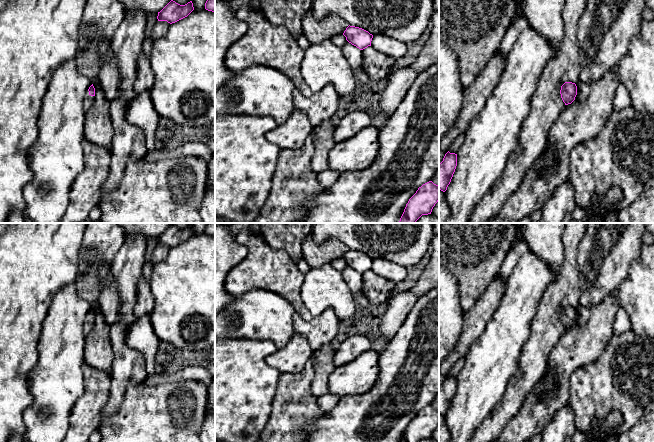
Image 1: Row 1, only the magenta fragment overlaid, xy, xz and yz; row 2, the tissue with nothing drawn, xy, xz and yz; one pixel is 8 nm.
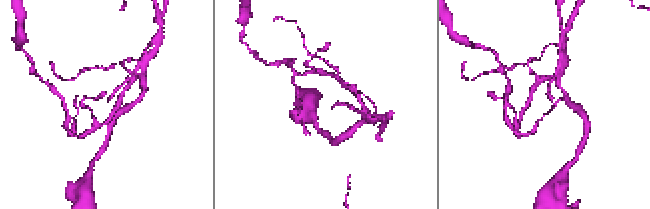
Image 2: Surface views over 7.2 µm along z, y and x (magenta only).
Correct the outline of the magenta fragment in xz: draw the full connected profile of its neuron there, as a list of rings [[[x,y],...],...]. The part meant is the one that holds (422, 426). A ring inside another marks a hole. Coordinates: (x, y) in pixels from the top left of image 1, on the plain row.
[[[429,405],[418,412],[409,423],[401,442],[420,442],[431,438],[433,431],[439,425],[439,410]]]

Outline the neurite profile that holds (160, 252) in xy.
[[[157,245],[152,253],[151,262],[153,265],[164,260],[170,251],[167,245]]]

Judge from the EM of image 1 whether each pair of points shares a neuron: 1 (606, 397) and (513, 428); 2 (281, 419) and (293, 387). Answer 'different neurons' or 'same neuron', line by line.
1: different neurons
2: same neuron

